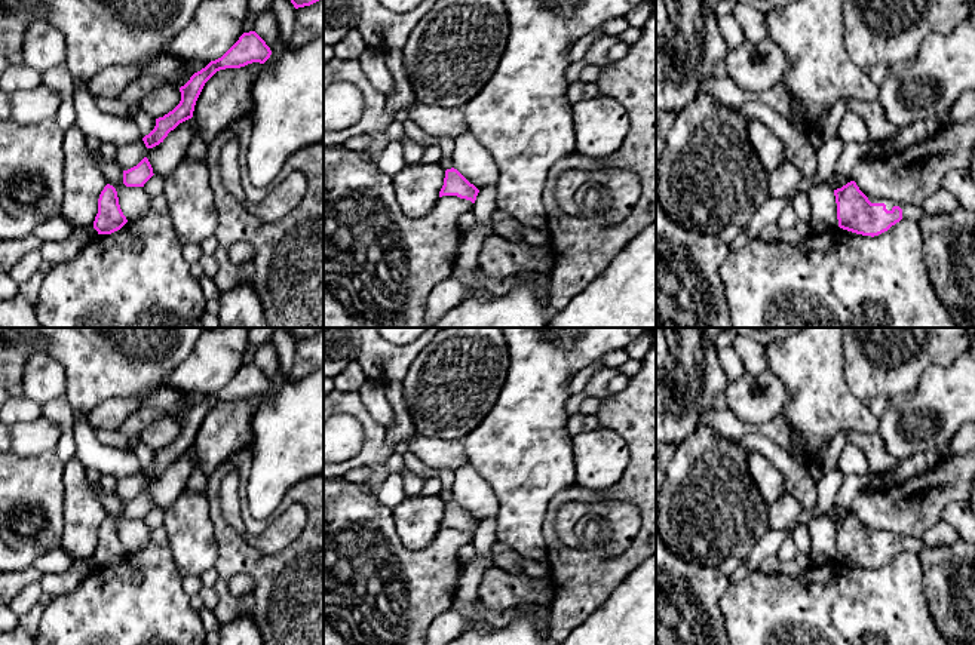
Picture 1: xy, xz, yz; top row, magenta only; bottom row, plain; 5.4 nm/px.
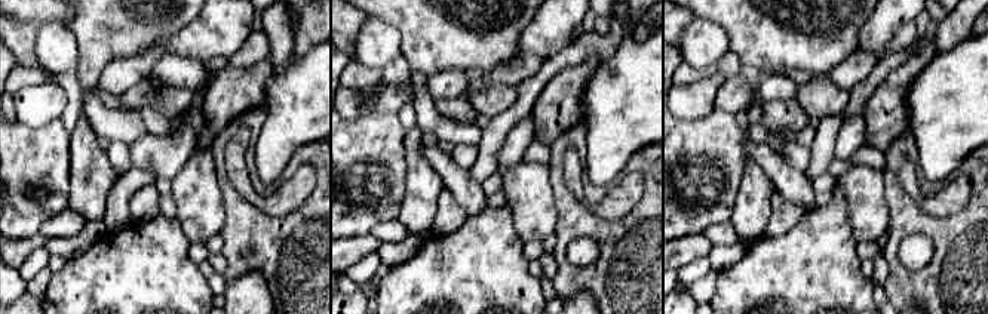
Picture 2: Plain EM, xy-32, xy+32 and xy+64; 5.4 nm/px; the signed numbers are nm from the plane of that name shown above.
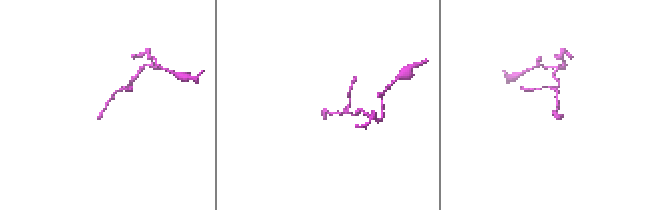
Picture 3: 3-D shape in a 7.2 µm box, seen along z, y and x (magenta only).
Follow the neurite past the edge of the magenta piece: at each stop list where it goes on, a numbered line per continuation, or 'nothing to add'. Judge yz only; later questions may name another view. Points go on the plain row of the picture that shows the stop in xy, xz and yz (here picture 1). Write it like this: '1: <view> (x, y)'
1: yz (911, 544)

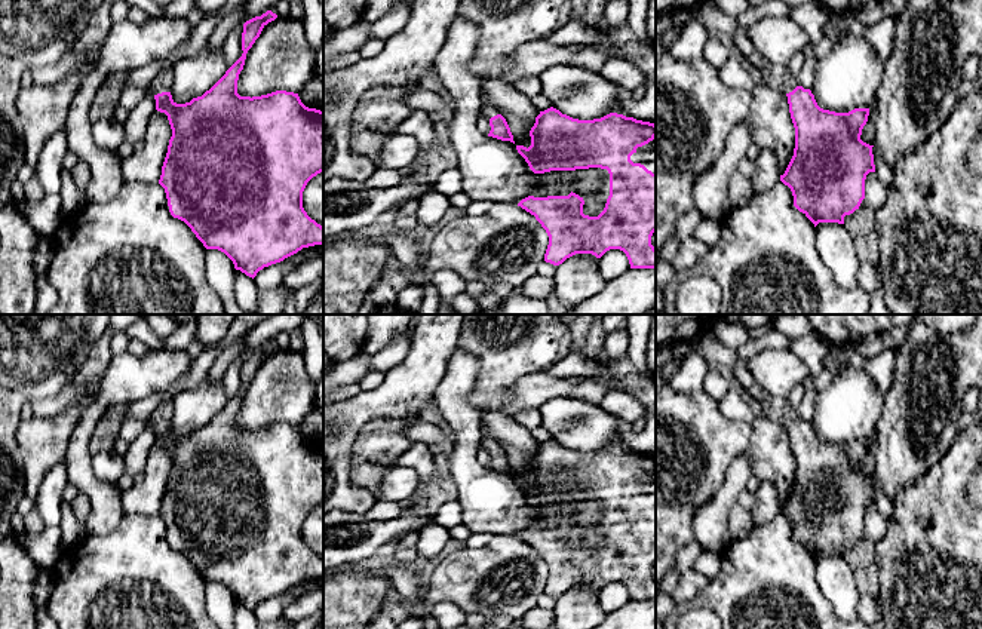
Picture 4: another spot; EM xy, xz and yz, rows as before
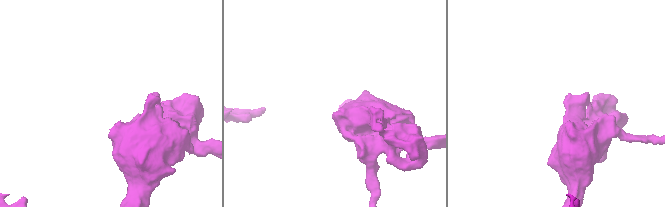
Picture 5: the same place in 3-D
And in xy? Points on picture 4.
1: xy (163, 414)

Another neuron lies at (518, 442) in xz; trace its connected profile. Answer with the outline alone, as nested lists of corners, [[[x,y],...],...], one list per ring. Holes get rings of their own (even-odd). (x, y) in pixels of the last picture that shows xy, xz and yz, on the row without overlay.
[[[498,409],[482,411],[481,426],[485,436],[491,436],[501,447],[513,467],[515,478],[531,478],[530,463],[540,444],[530,429],[521,426],[512,415]]]

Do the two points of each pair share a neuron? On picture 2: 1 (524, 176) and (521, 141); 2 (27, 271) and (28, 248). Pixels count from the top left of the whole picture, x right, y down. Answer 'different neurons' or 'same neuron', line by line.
1: different neurons
2: different neurons

